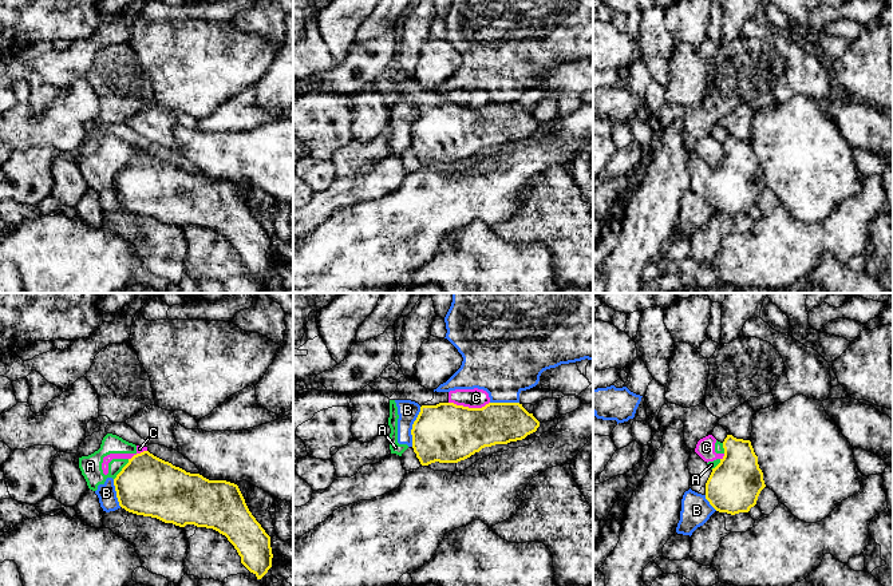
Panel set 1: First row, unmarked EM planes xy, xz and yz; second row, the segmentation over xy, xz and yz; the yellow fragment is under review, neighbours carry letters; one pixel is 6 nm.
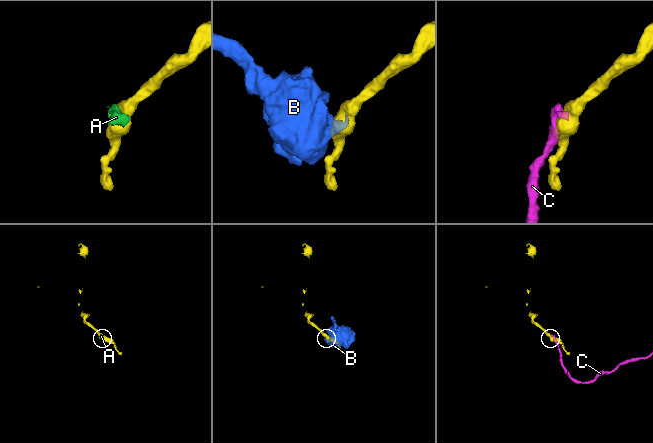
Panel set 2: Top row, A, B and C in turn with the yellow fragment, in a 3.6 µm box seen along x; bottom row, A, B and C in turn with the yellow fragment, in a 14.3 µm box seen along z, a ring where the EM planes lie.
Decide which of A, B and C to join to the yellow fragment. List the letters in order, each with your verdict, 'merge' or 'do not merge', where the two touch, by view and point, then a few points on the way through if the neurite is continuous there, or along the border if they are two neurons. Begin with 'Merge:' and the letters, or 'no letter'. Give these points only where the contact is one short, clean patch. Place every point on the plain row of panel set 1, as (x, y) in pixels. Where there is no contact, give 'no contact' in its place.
Merge: no letter
A: do not merge | xy (122, 170) | along xy (129, 159), (114, 179)
B: do not merge | xz (413, 127)
C: do not merge | xz (467, 107)

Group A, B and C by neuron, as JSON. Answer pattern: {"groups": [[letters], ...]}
{"groups": [["A", "B", "C"]]}

